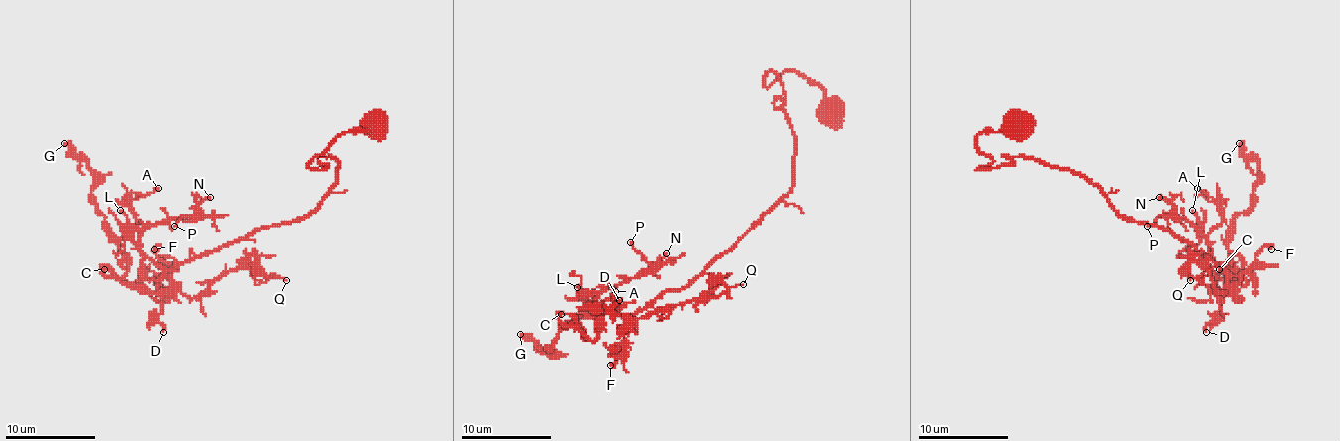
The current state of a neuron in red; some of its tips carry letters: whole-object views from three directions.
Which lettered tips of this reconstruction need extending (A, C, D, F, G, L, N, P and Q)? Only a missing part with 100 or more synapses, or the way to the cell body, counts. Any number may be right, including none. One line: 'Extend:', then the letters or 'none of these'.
Extend: none of these

